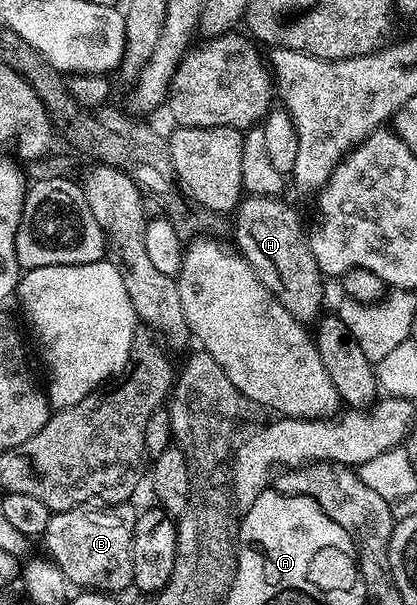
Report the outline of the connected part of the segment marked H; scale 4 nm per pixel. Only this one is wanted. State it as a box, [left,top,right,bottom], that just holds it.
[234,195,326,323]

